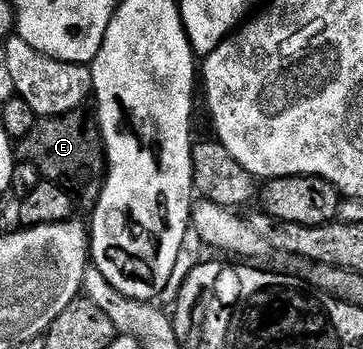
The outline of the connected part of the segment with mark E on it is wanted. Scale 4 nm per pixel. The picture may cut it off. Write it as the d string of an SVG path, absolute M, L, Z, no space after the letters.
M73 112L62 114L58 118L44 118L41 123L40 128L34 134L26 137L24 143L19 143L19 157L25 163L34 164L43 179L55 182L57 186L63 186L65 190L75 195L79 201L81 198L84 202L99 203L100 191L104 188L106 177L106 147L95 117L88 115L87 118L84 112Z

